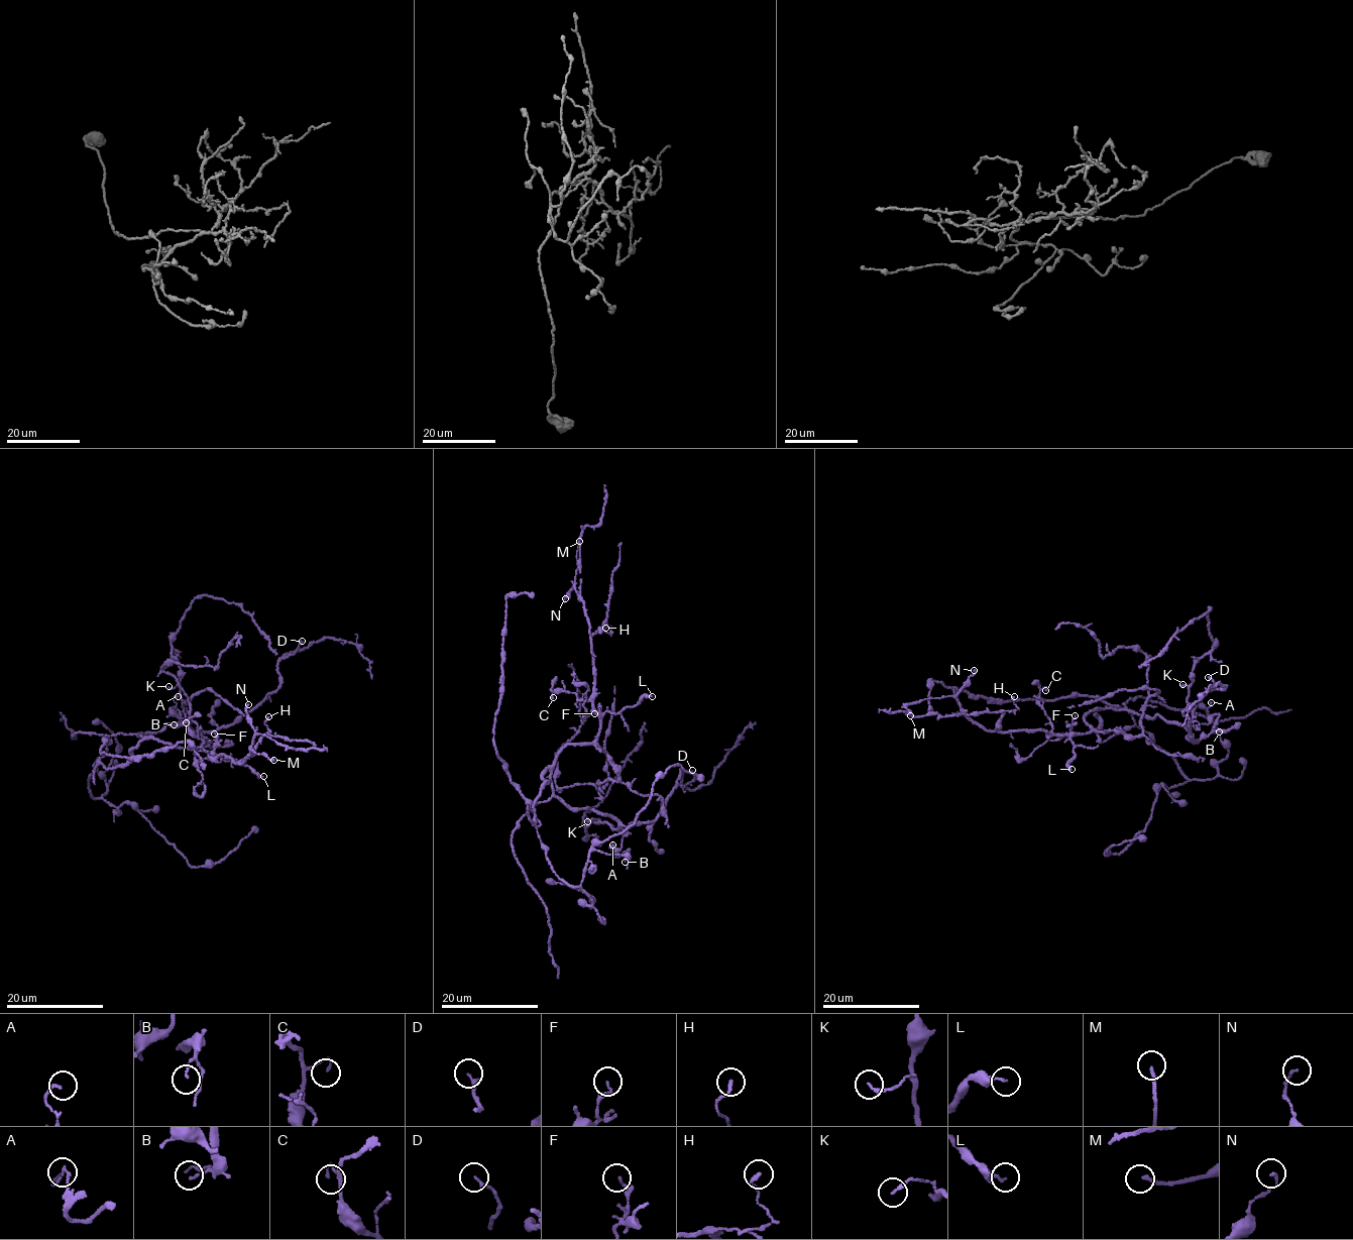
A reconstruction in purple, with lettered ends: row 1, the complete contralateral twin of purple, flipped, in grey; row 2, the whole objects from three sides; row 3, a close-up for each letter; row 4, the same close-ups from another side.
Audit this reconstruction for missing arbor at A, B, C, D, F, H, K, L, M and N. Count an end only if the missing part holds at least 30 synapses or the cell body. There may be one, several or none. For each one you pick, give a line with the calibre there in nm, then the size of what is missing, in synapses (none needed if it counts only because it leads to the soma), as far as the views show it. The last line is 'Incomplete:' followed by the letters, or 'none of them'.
Incomplete: none of them

